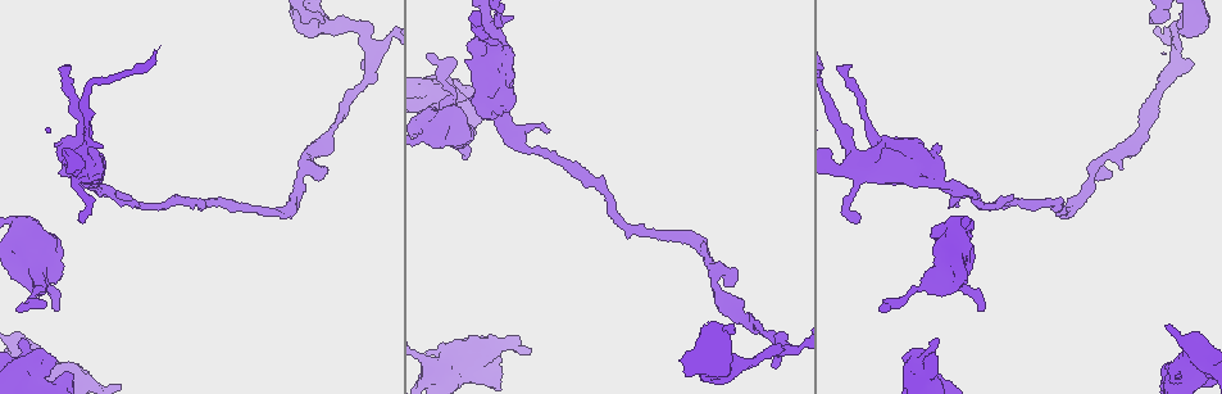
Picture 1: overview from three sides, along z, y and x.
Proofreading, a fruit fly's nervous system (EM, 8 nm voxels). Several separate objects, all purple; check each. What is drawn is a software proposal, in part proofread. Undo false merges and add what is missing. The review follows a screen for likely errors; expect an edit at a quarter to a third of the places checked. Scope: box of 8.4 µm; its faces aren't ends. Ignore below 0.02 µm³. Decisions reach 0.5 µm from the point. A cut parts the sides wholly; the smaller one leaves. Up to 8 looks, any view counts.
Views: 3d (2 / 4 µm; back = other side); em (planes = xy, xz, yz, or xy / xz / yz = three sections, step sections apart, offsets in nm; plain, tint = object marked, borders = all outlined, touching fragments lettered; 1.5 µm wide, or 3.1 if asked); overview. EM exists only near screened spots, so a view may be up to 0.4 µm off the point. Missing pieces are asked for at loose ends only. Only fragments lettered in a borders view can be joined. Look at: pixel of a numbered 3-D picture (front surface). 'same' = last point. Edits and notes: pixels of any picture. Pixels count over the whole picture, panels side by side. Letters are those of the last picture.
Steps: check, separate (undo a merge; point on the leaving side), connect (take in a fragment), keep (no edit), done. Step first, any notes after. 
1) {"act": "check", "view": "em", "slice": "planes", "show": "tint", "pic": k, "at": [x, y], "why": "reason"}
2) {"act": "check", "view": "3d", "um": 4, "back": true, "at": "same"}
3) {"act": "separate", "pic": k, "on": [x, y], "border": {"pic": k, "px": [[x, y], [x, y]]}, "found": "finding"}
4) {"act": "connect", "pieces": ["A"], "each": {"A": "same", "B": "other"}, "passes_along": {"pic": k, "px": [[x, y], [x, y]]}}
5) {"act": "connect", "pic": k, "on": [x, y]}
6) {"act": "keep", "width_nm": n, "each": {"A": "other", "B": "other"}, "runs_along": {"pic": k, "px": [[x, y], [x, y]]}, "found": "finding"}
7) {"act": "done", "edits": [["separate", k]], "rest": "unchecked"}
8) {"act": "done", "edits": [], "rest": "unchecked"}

{"act": "check", "view": "em", "slice": "planes", "show": "borders", "pic": 1, "at": [18, 308], "why": "thin end"}

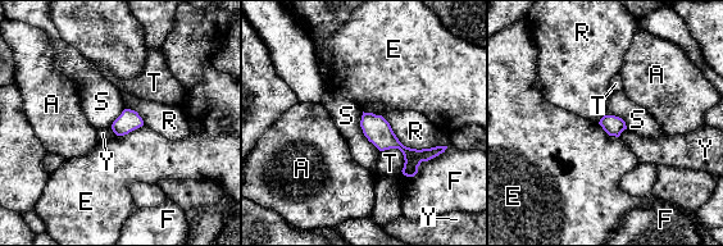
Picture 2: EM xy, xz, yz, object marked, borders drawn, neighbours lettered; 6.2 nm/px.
{"act": "keep", "width_nm": 120, "each": {"A": "other", "E": "other", "F": "other", "R": "other", "S": "other", "T": "other", "Y": "other"}, "runs_along": {"pic": 2, "px": [[364, 118], [409, 154], [436, 150]]}, "found": "no lettered fragment goes on from it"}

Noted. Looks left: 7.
{"act": "check", "view": "3d", "um": 2, "pic": 1, "at": [431, 368], "why": "calibre changes"}

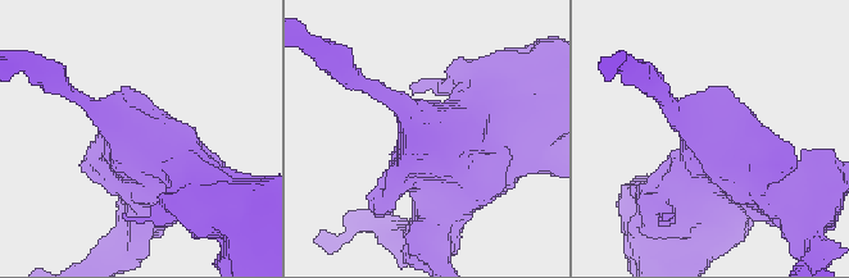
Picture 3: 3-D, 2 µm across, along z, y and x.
{"act": "check", "view": "em", "slice": "planes", "show": "tint", "pic": 3, "at": [706, 133], "why": "shape alone is not enough"}

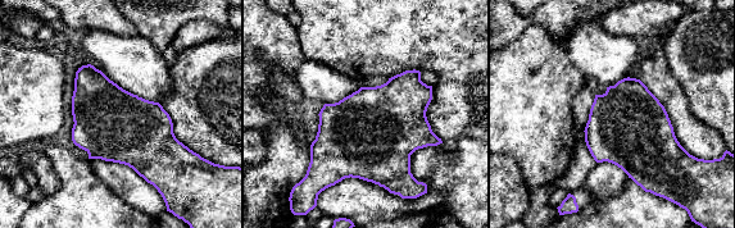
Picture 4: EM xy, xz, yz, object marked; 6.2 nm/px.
{"act": "check", "view": "em", "slice": "planes", "show": "borders", "at": "same", "why": "what lies round it"}

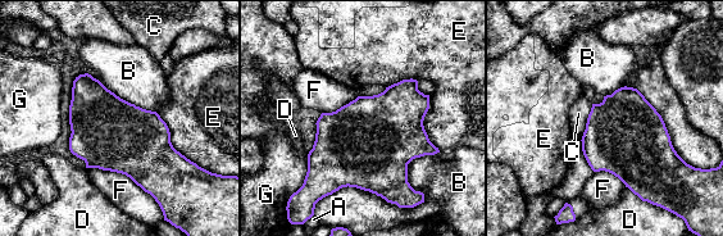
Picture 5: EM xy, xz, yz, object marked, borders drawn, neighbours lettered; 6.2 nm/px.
{"act": "keep", "each": {"A": "other", "B": "other", "C": "other", "D": "other", "E": "other", "F": "other", "G": "other"}, "found": "one cell here"}

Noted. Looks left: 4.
{"act": "check", "view": "3d", "um": 4, "pic": 1, "at": [780, 351], "why": "three-way junction"}

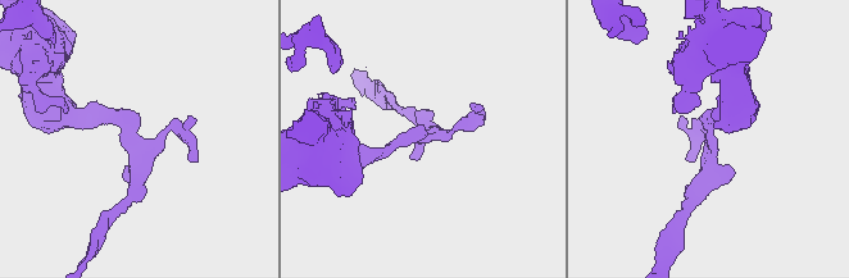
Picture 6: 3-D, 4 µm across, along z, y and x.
{"act": "check", "view": "em", "slice": "planes", "show": "borders", "pic": 6, "at": [135, 147], "why": "need the tissue"}

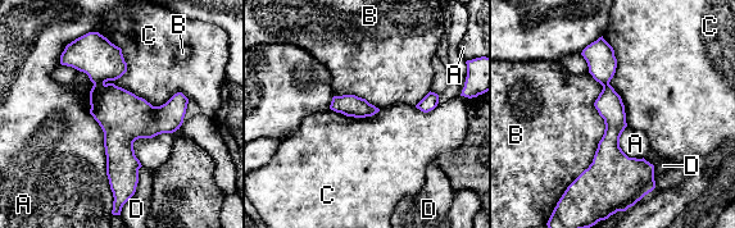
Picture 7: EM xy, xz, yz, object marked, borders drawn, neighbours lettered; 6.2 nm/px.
{"act": "separate", "pic": 7, "on": [92, 54], "each": {"A": "other", "B": "other", "C": "other", "D": "other"}, "border": {"pic": 7, "px": [[104, 82], [94, 85]]}, "found": "two cells meet here"}

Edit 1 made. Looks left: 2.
{"act": "done", "edits": [["separate", 7]], "rest": "unchecked"}

